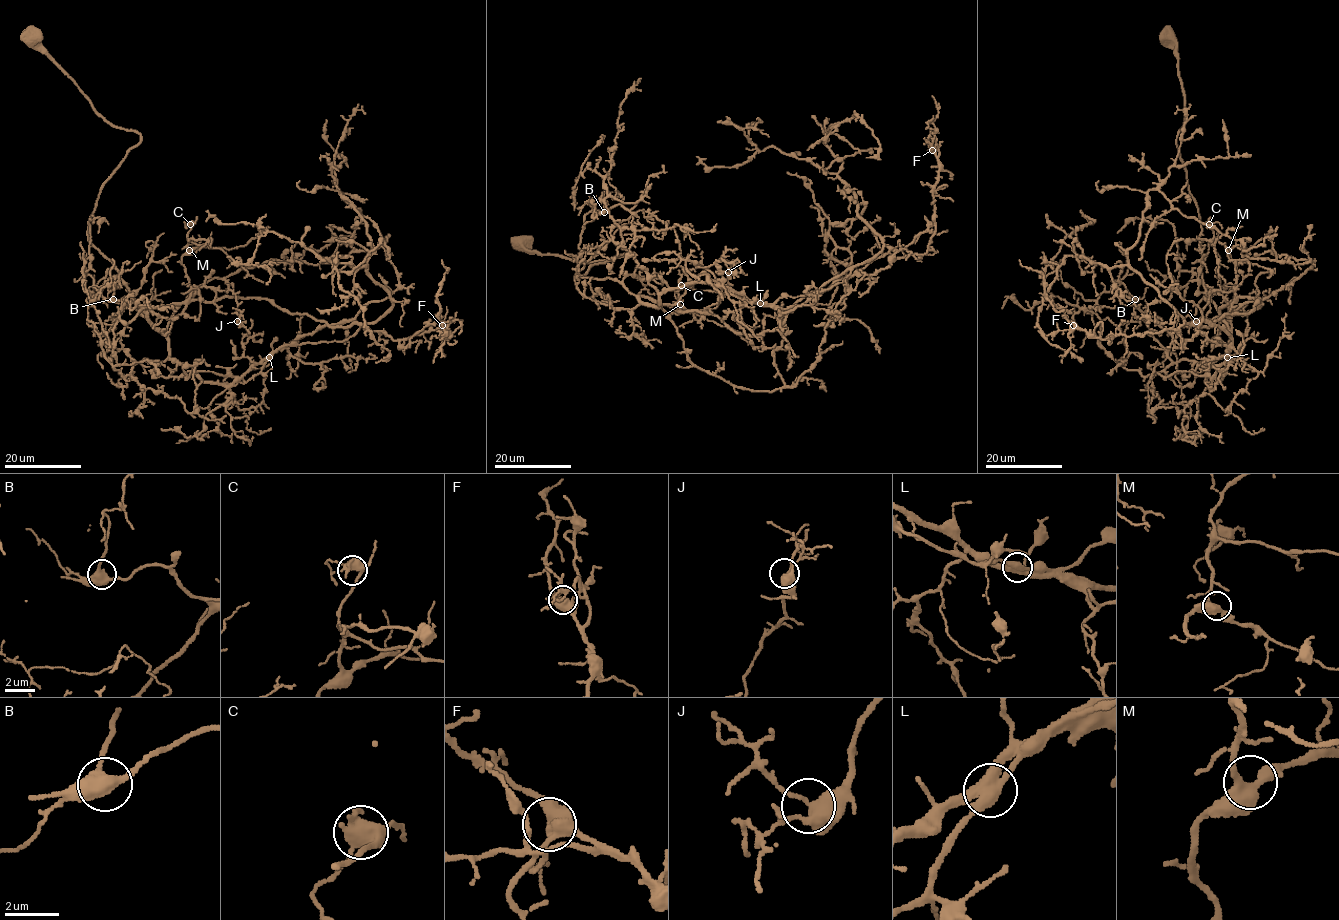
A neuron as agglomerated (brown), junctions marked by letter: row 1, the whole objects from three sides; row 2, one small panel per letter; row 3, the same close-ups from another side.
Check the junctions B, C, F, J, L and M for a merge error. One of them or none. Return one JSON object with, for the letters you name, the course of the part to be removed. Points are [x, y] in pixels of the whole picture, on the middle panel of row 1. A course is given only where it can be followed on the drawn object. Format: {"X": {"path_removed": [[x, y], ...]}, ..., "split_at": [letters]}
{"split_at": []}

